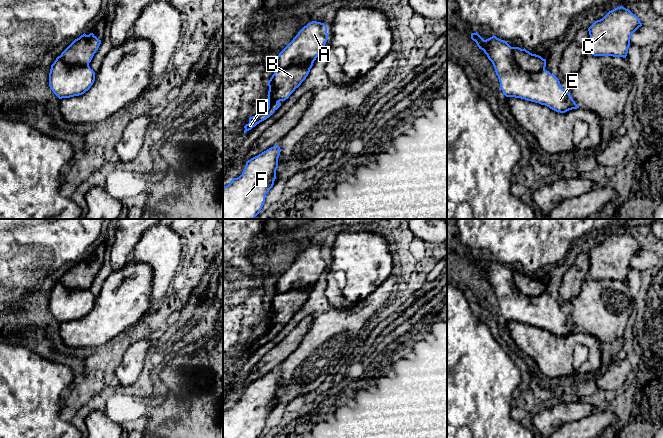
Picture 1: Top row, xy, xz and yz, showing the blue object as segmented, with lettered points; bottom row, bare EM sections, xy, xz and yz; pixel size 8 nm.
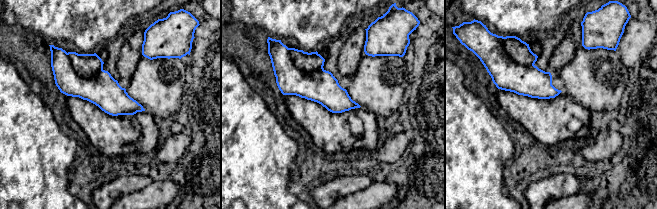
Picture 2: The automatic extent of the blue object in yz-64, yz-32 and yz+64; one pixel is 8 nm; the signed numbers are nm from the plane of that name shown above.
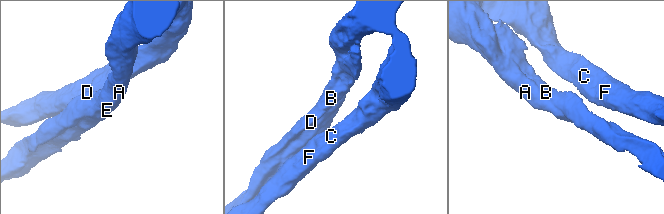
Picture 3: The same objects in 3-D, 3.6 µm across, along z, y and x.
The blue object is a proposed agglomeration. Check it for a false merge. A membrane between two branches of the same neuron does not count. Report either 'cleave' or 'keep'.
cleave

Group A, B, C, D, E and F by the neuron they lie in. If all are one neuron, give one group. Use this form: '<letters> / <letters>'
A C E F / B D

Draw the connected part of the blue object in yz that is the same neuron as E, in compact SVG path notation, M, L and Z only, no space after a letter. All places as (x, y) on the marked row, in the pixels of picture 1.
M477 32L471 34L471 39L492 62L506 97L539 103L560 113L579 108L555 75L547 70L532 73L523 70L516 63L507 41L494 35L484 40Z

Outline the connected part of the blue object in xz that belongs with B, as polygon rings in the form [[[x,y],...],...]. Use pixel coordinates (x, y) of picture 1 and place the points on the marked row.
[[[306,63],[277,69],[268,81],[267,110],[249,118],[249,123],[244,126],[244,134],[269,118],[281,106],[279,102],[288,99],[295,89],[306,79],[312,66],[312,63]]]

